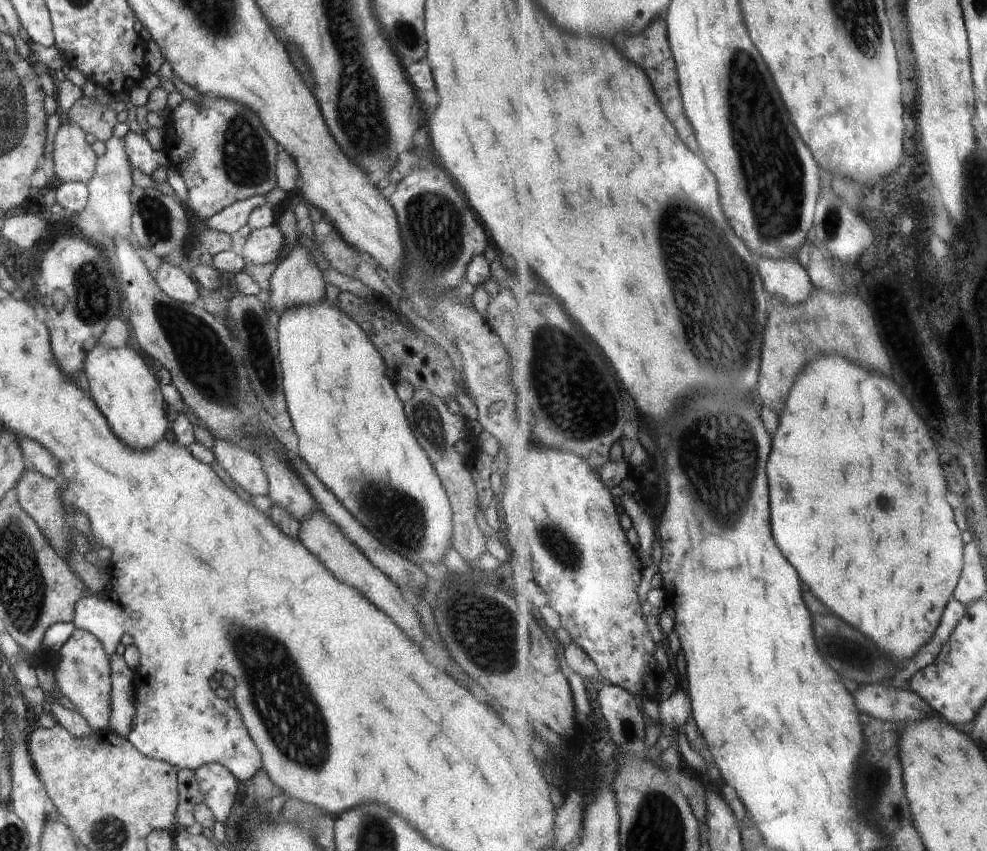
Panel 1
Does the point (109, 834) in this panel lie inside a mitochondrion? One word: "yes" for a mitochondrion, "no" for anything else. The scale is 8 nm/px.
yes

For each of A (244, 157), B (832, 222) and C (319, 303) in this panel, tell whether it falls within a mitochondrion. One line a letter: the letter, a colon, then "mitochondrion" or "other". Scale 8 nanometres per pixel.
A: mitochondrion
B: mitochondrion
C: other

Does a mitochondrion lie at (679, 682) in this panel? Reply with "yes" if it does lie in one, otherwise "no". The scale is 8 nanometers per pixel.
no

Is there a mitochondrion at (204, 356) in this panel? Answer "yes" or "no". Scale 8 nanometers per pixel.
yes

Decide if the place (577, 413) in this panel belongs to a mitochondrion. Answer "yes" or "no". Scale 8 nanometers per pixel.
yes

